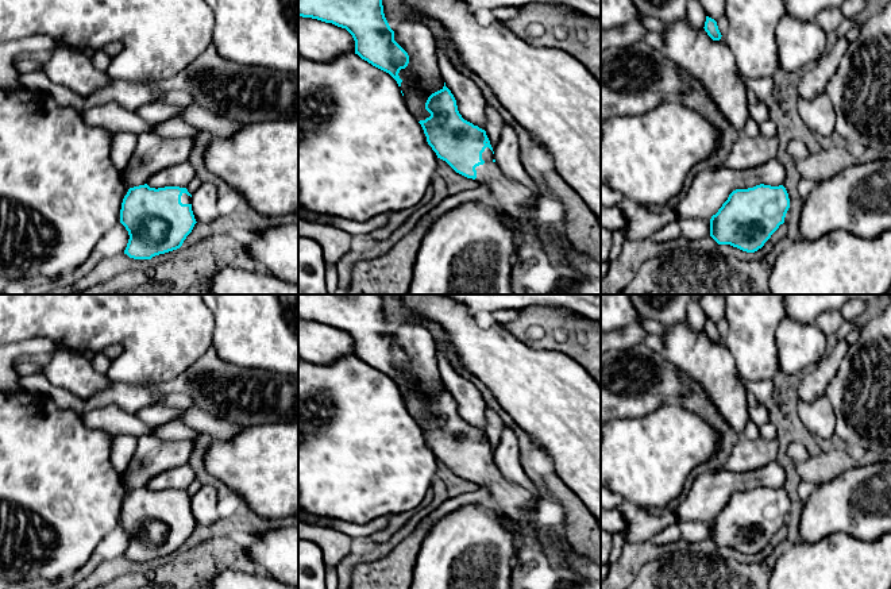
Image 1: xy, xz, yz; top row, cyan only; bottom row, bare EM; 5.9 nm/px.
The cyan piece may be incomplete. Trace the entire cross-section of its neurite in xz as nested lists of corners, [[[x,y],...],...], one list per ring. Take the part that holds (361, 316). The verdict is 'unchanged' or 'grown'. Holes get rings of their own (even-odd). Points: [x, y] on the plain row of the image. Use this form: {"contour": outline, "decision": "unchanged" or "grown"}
{"contour": [[[298,294],[298,319],[312,320],[346,331],[355,343],[355,357],[389,376],[401,389],[398,376],[409,366],[408,355],[394,343],[382,308],[383,294]]], "decision": "unchanged"}

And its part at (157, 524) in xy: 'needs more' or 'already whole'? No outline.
needs more

